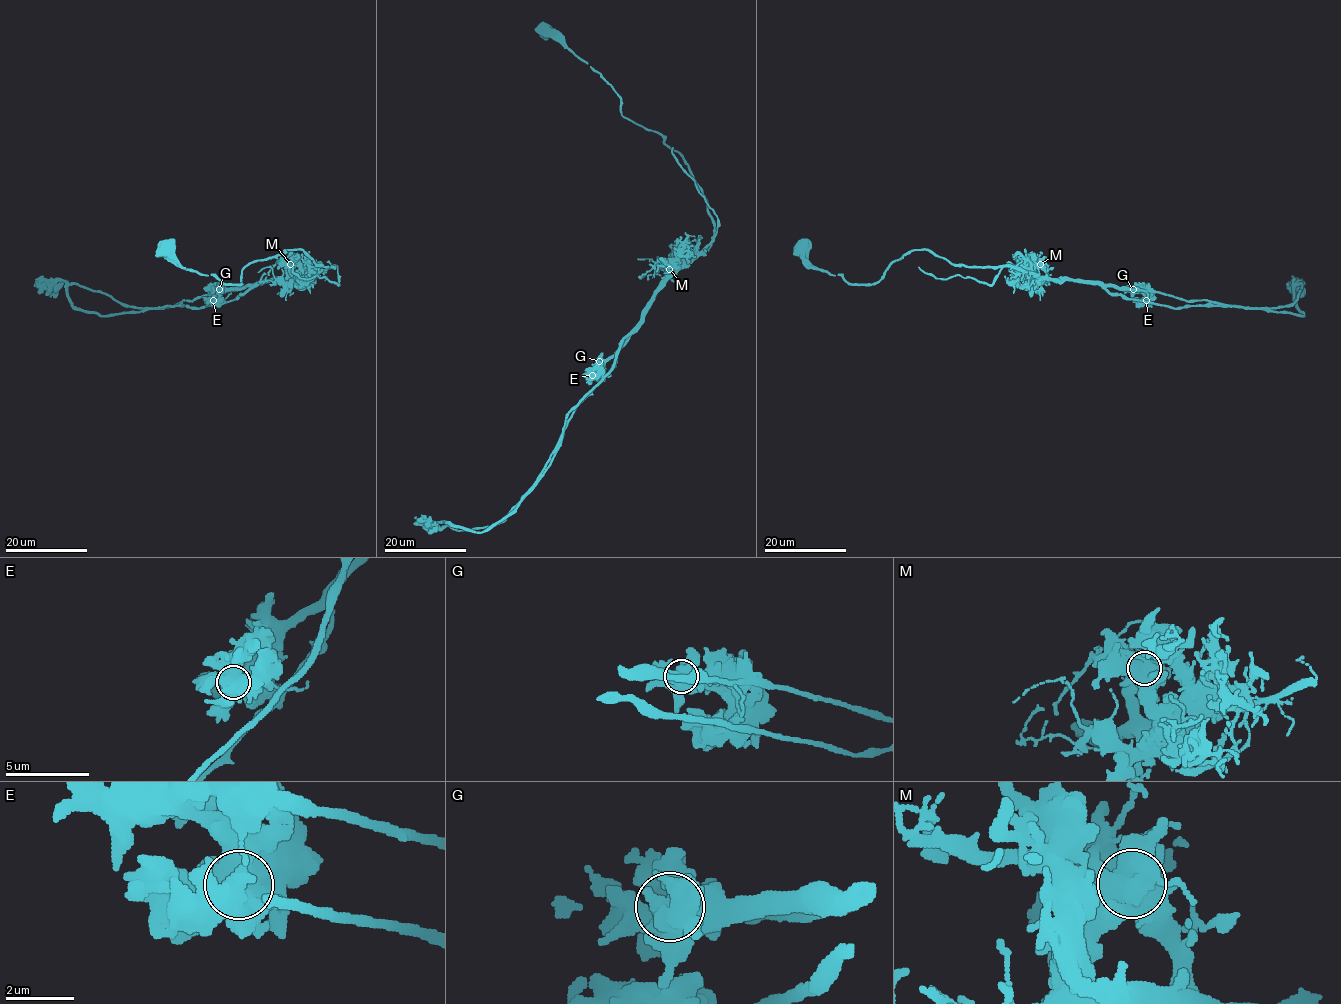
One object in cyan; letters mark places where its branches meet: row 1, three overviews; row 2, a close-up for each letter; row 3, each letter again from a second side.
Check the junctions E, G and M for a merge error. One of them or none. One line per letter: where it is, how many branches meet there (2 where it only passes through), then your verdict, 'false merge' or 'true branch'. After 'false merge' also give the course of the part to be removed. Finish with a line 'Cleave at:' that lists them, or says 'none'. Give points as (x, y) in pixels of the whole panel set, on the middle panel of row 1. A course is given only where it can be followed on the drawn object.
E: place (592, 375); branches 4; true branch
G: place (599, 361); branches 4; true branch
M: place (669, 269); branches 6; false merge; course (669, 269), (613, 368), (569, 412), (563, 437), (520, 504), (478, 532), (447, 522), (429, 527), (415, 517)
Cleave at: M

